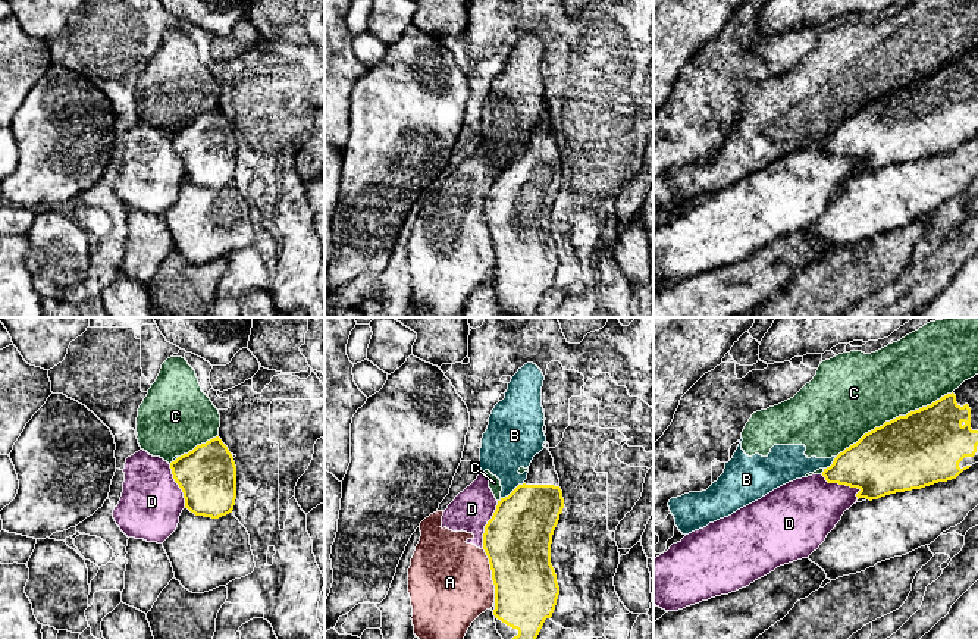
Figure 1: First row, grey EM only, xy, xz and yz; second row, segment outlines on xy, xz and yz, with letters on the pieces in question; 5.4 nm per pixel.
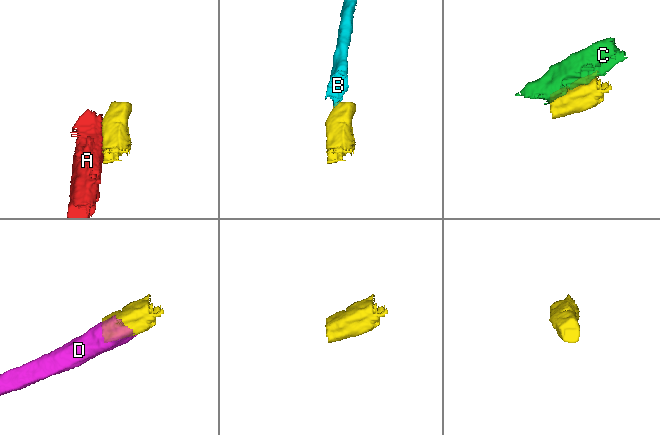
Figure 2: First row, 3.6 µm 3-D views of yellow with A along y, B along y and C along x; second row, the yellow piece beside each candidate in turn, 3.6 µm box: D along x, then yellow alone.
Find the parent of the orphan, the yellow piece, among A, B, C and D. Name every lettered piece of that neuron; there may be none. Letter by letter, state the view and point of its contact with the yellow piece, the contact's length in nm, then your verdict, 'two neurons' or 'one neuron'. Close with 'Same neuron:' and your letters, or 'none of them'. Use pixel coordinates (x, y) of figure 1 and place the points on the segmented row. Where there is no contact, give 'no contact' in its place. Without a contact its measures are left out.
A: xz (492, 575) | 300 nm | two neurons
B: xz (513, 491) | 160 nm | two neurons
C: yz (893, 419) | 750 nm | two neurons
D: yz (845, 484) | 240 nm | two neurons
Same neuron: none of them

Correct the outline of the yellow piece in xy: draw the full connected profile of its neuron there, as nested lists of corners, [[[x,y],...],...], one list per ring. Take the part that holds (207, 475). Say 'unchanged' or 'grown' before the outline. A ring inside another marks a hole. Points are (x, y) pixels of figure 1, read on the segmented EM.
unchanged | [[[219,436],[178,457],[170,469],[184,492],[185,508],[191,513],[211,519],[232,513],[236,499],[236,466]]]

